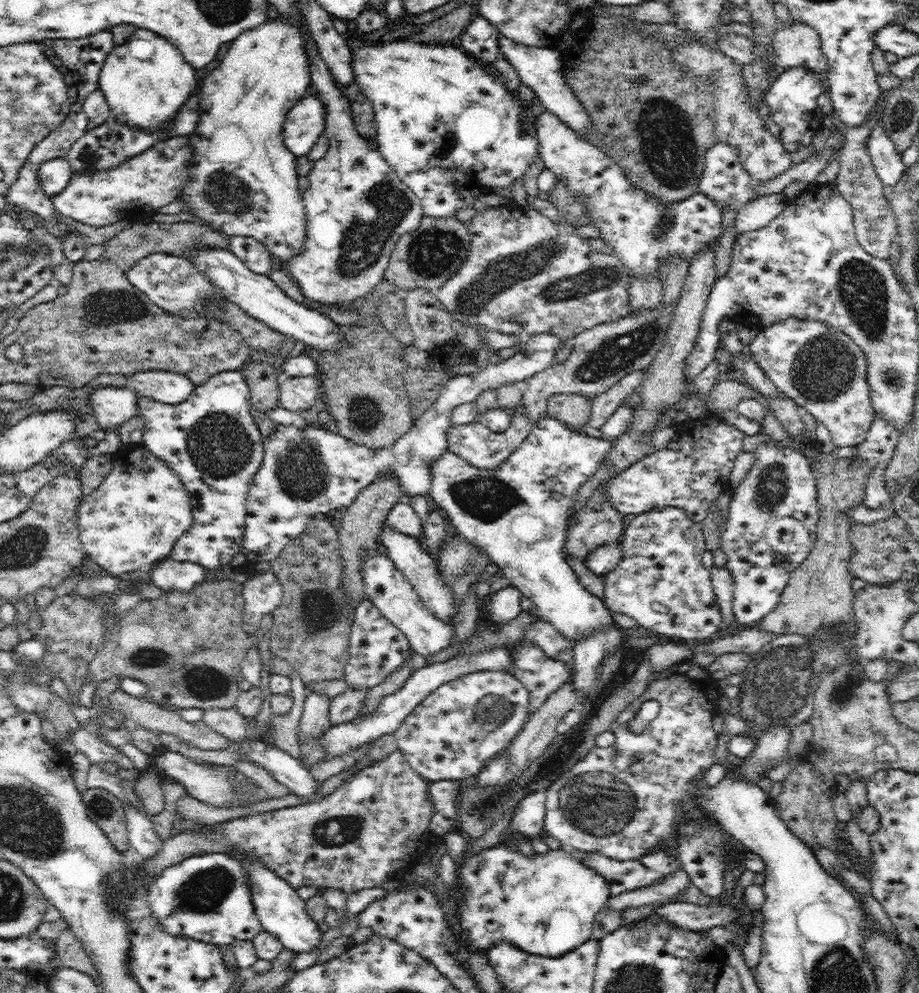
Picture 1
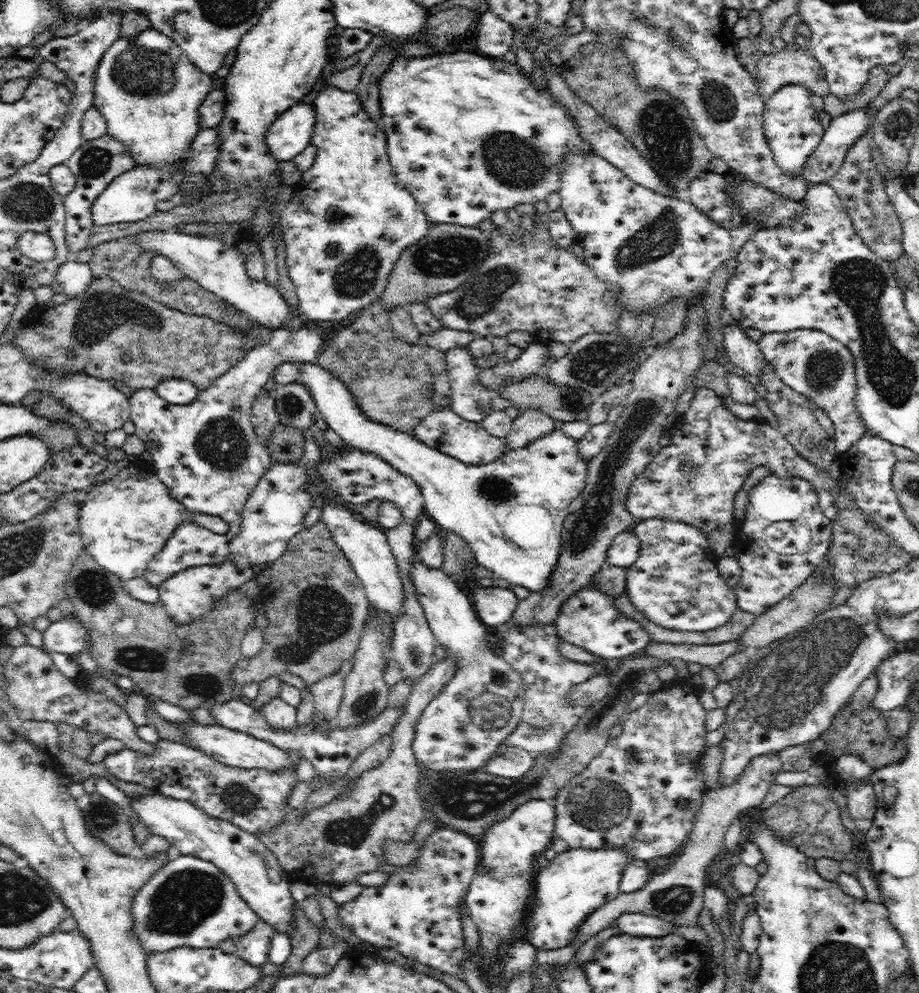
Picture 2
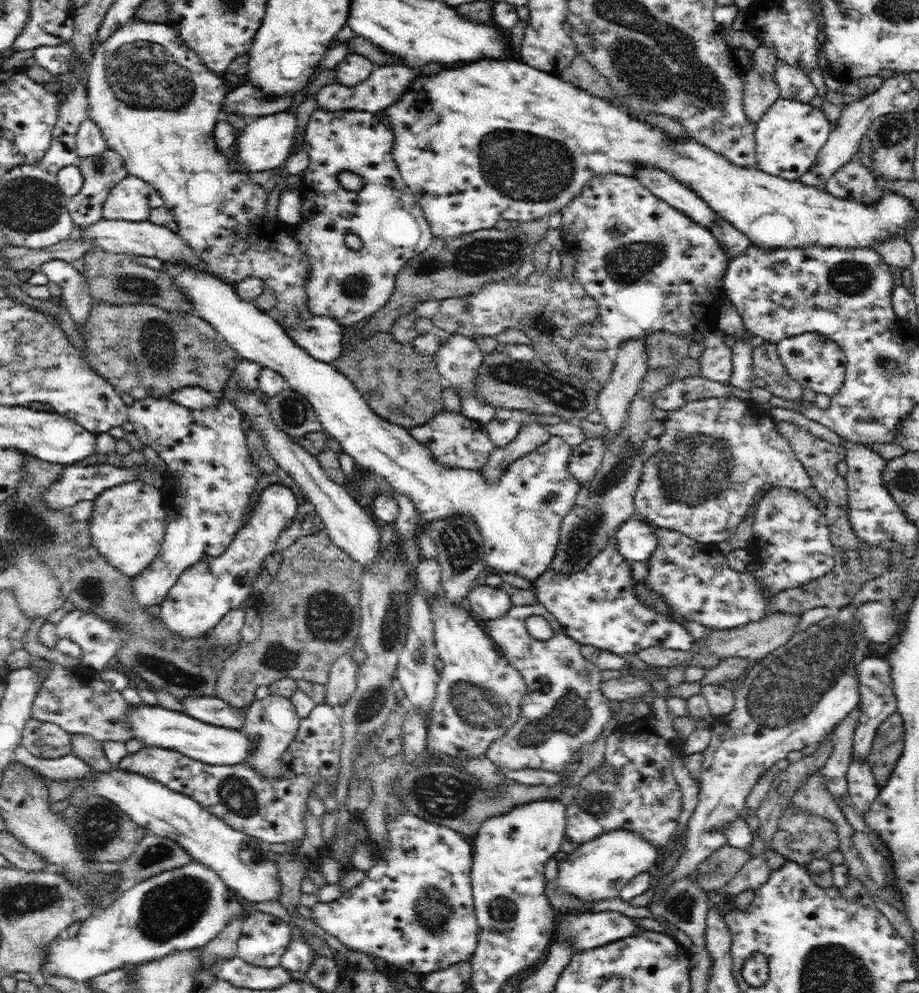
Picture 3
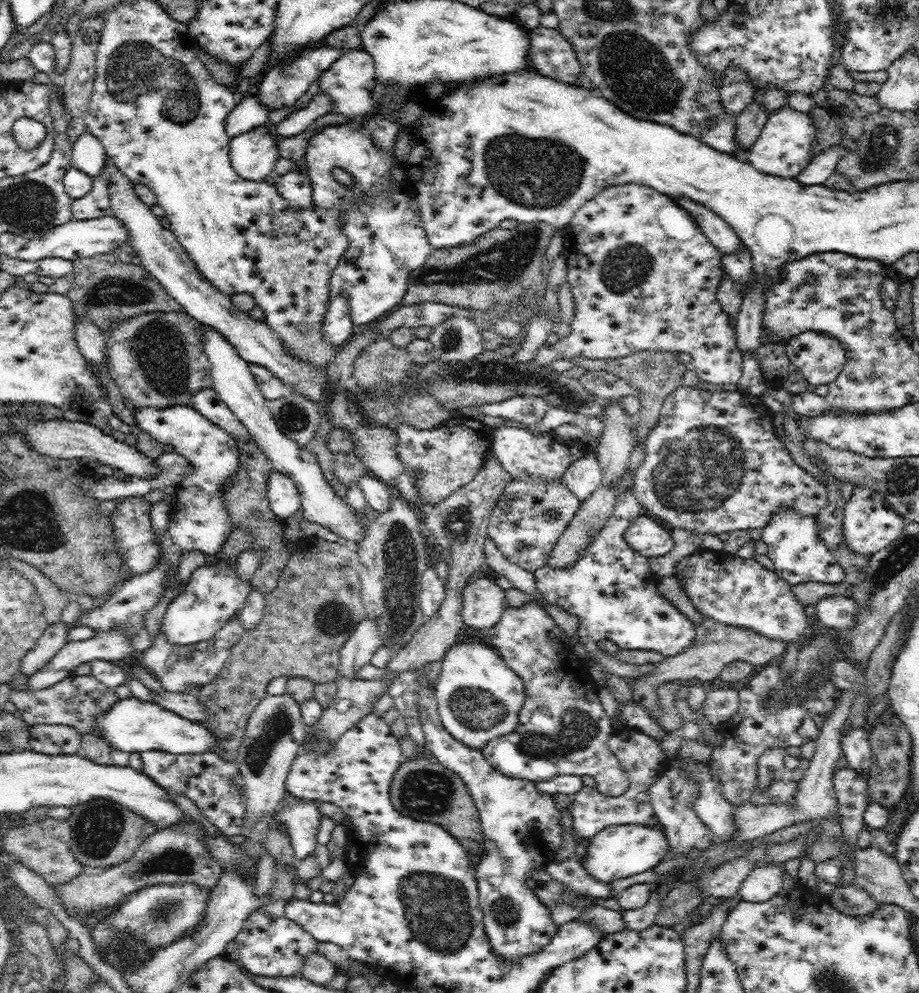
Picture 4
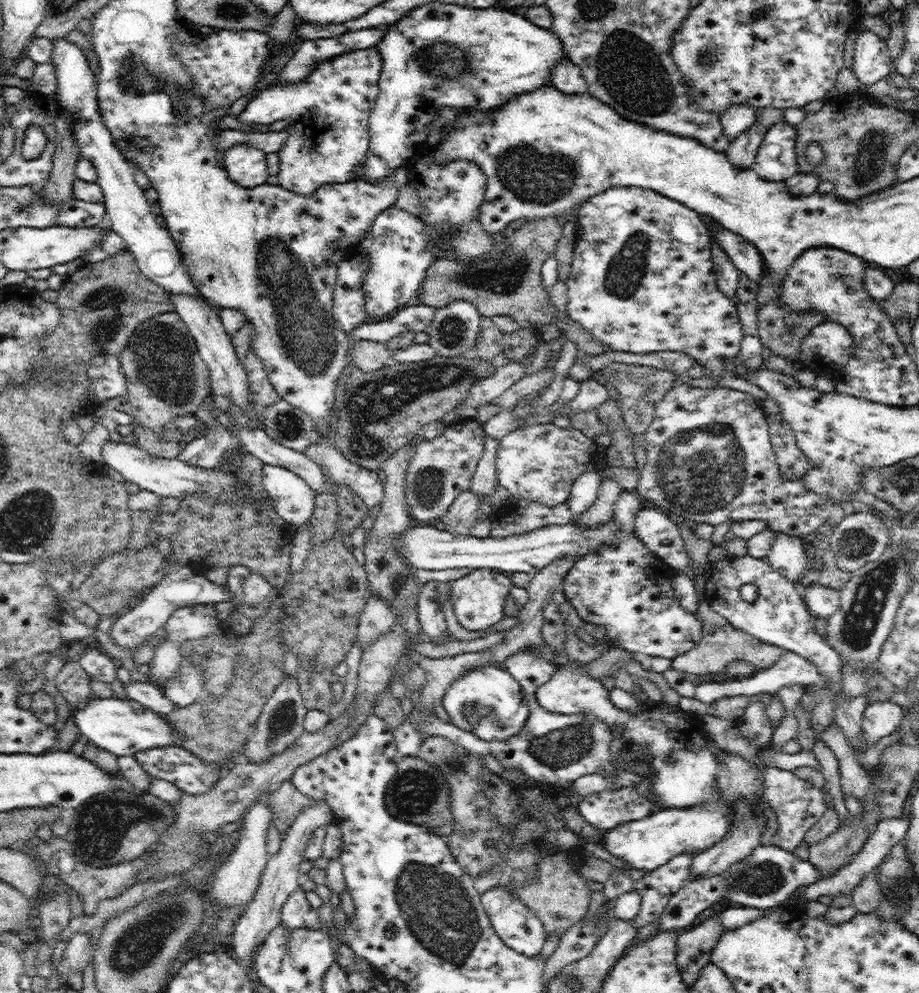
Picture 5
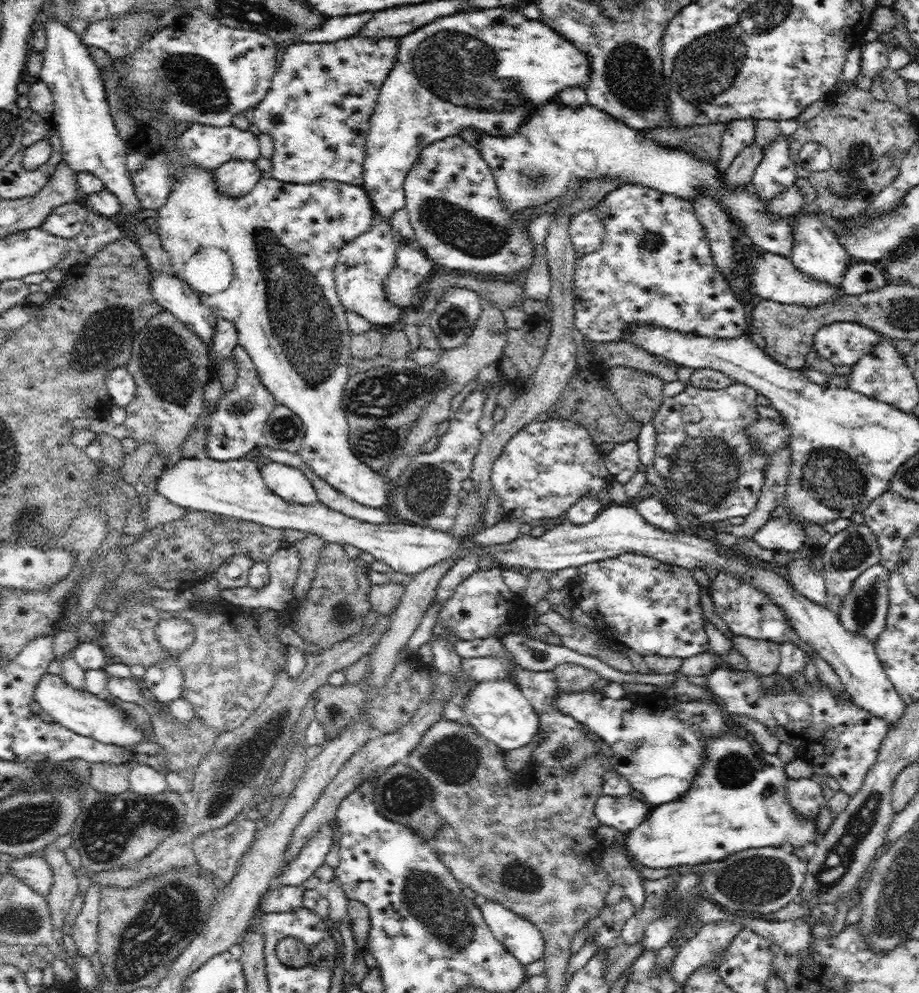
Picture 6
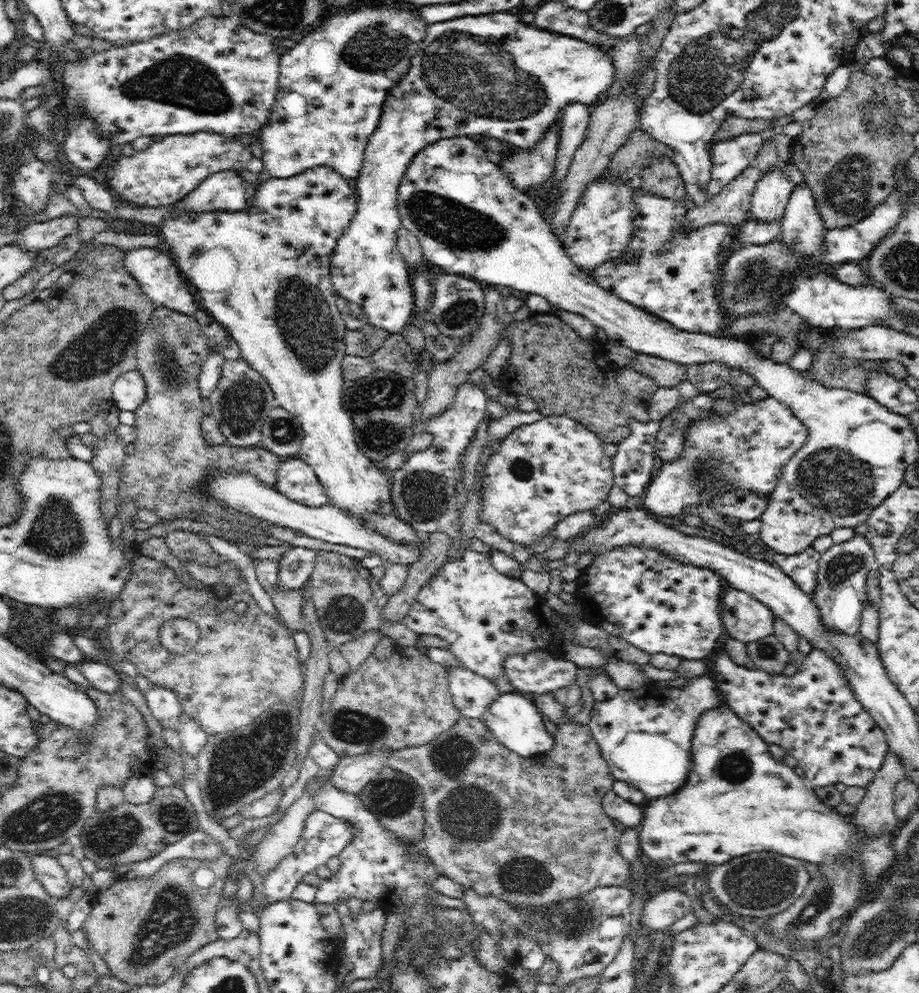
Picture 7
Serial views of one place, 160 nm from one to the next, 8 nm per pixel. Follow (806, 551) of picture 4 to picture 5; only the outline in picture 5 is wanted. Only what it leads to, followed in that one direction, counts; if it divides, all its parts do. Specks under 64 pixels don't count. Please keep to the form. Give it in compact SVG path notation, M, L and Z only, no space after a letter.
M774 532L773 542L767 554L769 565L782 576L798 582L808 567L818 569L821 562L809 560L803 547L803 538Z

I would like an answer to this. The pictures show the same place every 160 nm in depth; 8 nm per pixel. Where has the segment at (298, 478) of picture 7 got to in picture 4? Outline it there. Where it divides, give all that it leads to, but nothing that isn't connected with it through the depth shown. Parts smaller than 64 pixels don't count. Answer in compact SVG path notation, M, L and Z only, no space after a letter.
M274 471L268 479L266 498L272 512L283 520L301 508L300 493L294 481L282 472Z

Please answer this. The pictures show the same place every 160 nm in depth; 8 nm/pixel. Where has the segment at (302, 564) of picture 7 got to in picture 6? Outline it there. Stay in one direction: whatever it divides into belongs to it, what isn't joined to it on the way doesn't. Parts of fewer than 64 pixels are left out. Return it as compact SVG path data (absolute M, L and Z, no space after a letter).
M294 546L278 549L272 556L269 567L269 583L259 589L222 588L221 598L243 608L267 608L284 610L295 598L293 588L300 566L300 555Z

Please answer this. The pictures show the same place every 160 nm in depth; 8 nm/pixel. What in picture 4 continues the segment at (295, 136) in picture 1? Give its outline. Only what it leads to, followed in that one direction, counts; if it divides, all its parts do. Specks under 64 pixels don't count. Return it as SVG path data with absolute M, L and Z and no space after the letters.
M262 124L256 126L244 134L240 134L231 139L229 144L229 155L231 158L231 165L238 173L238 176L246 180L263 181L268 175L272 175L276 161L280 155L278 154L278 145L276 142L279 137L275 131L275 126L269 124Z

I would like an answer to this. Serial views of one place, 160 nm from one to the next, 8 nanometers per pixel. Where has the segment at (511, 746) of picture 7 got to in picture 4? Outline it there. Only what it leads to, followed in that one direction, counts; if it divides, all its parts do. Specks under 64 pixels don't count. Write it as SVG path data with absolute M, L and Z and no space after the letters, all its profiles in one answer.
M461 634L454 646L446 650L441 660L442 671L435 685L437 711L446 731L473 749L482 750L490 741L510 734L519 726L519 714L527 699L525 683L510 669L504 659L486 640Z

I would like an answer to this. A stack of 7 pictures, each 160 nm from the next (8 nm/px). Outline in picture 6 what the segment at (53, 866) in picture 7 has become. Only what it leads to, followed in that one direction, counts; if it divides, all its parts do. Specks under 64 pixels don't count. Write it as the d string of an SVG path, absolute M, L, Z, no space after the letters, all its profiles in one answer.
M26 855L17 857L16 860L7 862L8 871L14 873L22 883L26 884L32 891L46 897L52 889L53 873L48 861L43 857Z

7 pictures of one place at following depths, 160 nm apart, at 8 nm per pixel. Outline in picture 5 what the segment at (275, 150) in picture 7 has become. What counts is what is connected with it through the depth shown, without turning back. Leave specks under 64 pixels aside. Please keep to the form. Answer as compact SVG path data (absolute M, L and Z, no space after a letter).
M376 47L364 48L322 60L305 77L294 84L276 83L262 89L249 100L238 120L244 124L271 125L276 120L288 120L289 135L285 145L277 152L280 164L277 174L281 188L310 196L326 183L343 183L352 178L352 170L365 160L369 149L369 114L379 94L379 76L383 57Z

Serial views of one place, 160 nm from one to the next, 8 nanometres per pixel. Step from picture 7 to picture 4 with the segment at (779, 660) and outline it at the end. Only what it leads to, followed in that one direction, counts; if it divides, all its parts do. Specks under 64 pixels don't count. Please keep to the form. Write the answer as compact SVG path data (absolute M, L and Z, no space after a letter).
M704 616L702 622L699 622L695 627L695 639L691 645L688 645L688 648L684 649L684 652L676 656L666 657L662 662L655 665L650 674L642 676L633 686L630 686L633 692L632 700L640 703L646 709L646 713L655 721L660 718L661 713L656 695L657 690L665 682L680 680L684 683L700 681L704 684L712 684L716 682L721 671L731 662L749 662L758 669L763 665L780 660L785 652L786 642L783 640L772 640L749 628L733 627L712 620L710 617Z

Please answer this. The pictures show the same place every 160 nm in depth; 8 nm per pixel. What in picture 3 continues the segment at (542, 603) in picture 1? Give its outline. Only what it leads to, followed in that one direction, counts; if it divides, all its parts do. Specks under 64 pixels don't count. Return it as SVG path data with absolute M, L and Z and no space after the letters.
M163 261L163 270L174 279L186 298L189 298L193 306L193 313L209 322L242 359L257 362L262 367L279 372L290 388L300 392L300 395L310 402L321 423L322 430L328 436L338 440L343 452L354 459L358 469L376 473L393 490L407 496L414 503L417 514L420 514L424 520L448 518L452 515L468 515L475 522L483 537L484 562L489 571L512 572L534 582L548 570L559 545L563 518L569 510L572 510L581 487L572 474L568 473L573 447L560 436L552 435L545 444L536 447L528 455L518 458L506 470L502 478L498 479L498 482L487 482L482 477L482 471L444 467L436 461L432 451L427 446L420 445L406 428L391 424L375 414L362 394L354 387L352 381L338 371L336 366L312 358L304 348L296 345L273 313L260 311L254 305L254 301L242 300L236 292L235 285L222 281L214 275L208 275L202 269L184 267L184 265L170 261Z

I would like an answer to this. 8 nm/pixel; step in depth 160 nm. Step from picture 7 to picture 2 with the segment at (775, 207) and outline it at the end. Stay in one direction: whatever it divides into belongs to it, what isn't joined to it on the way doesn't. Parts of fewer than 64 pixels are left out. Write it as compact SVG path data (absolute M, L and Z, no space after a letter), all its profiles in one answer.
M786 84L766 100L763 127L777 166L784 174L793 177L802 175L806 160L816 150L825 132L818 109L812 104L810 90L801 84Z

